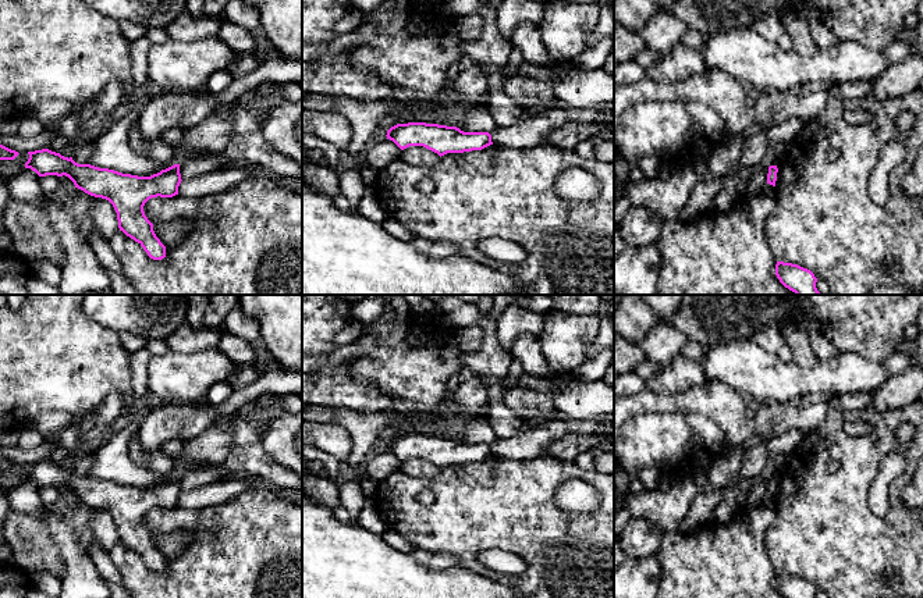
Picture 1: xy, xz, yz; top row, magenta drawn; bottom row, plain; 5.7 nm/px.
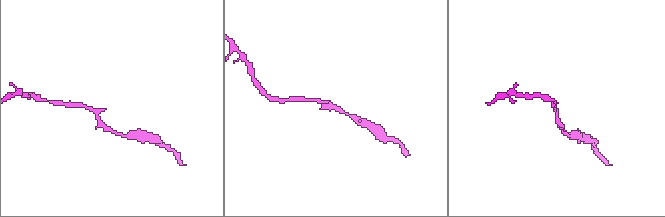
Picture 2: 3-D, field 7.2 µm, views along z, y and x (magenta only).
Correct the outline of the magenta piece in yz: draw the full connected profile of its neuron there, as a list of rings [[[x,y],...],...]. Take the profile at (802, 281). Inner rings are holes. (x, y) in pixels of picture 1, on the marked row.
[[[777,261],[775,275],[780,282],[796,295],[820,295],[814,274],[798,264]]]

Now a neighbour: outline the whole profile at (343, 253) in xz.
[[[302,182],[302,295],[522,295],[518,282],[500,271],[491,270],[459,253],[432,259],[419,253],[409,242],[401,241],[388,234],[381,224],[354,214],[349,210],[340,210],[331,197],[317,192]]]

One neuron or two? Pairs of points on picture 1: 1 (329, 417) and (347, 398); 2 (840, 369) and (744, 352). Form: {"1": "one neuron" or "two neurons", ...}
{"1": "two neurons", "2": "one neuron"}

